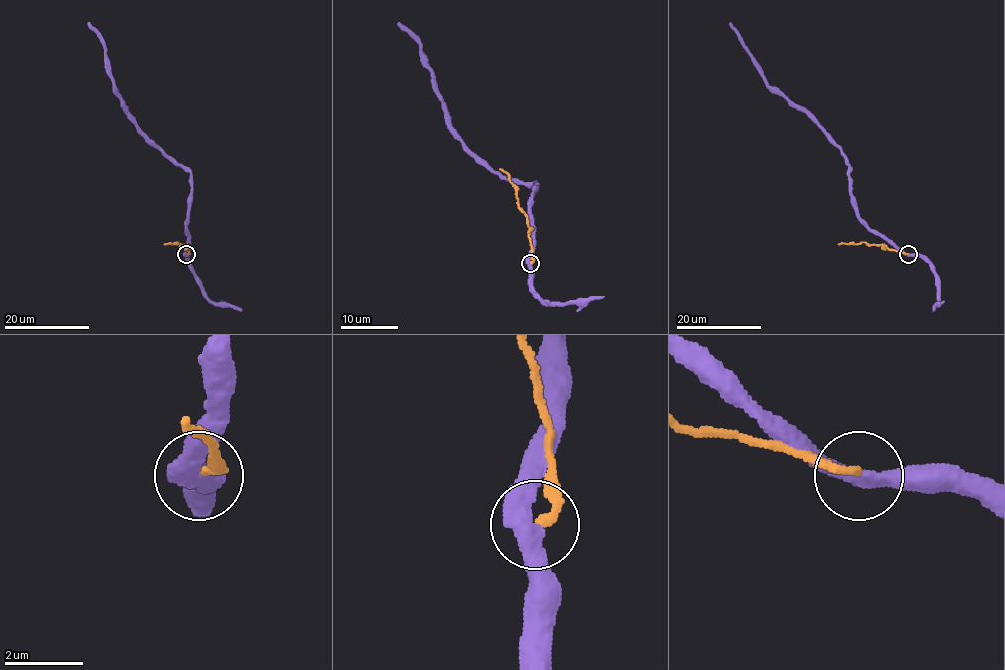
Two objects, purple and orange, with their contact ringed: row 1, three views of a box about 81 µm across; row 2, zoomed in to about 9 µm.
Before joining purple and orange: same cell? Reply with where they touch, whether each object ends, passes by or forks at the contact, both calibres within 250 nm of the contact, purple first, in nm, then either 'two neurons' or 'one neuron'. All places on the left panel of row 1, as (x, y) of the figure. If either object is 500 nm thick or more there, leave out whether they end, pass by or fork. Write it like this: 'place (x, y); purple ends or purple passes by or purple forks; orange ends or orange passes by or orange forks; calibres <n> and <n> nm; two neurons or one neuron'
place (186, 254); purple passes by; orange ends; calibres 460 and 240 nm; two neurons

